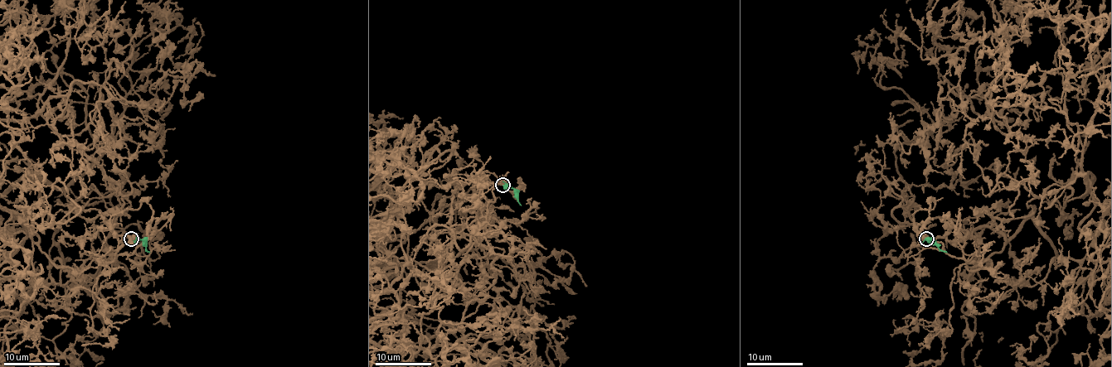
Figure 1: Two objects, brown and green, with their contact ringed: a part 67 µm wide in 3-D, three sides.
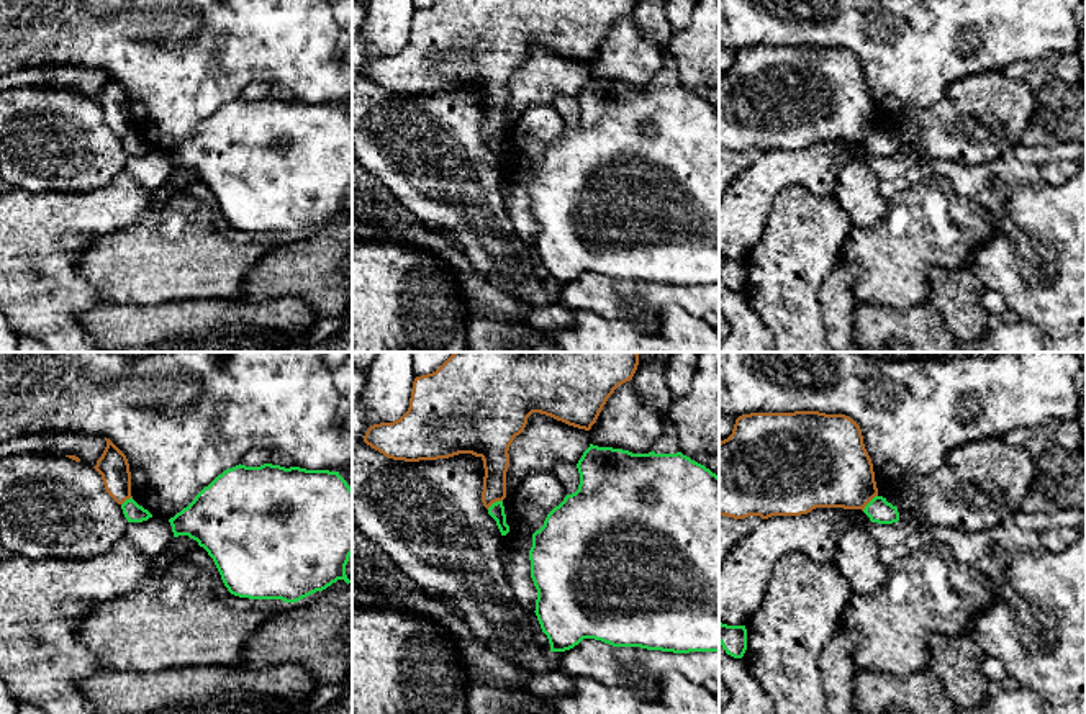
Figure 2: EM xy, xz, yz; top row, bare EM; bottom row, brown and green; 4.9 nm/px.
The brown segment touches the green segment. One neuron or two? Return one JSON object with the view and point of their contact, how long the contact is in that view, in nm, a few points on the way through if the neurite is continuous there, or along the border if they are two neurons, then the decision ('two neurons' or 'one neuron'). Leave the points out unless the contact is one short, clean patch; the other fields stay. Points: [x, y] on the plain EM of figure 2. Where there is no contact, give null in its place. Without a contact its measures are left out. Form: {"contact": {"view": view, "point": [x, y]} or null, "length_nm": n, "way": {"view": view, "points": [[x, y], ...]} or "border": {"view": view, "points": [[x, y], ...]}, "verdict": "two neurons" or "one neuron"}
{"contact": {"view": "yz", "point": [868, 135]}, "length_nm": 110, "border": {"view": "yz", "points": [[877, 128], [862, 143]]}, "verdict": "two neurons"}

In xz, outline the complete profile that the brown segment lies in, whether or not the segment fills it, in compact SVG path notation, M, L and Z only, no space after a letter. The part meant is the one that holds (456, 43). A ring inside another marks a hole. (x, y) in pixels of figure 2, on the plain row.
M439 0L416 10L408 44L393 56L373 57L364 75L388 92L419 95L472 87L483 93L482 136L488 142L506 131L509 79L527 51L541 46L590 64L614 23L632 13L637 0Z

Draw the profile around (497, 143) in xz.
M496 134L488 141L488 147L496 154L496 159L501 165L501 169L506 169L509 165L509 159L506 157L506 147L503 134Z

